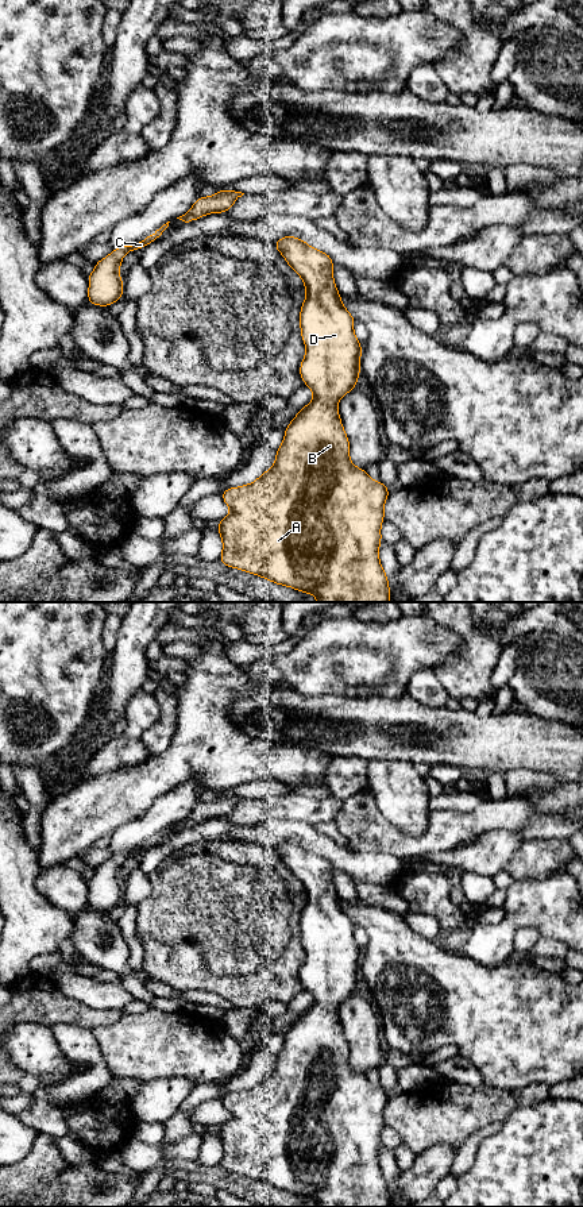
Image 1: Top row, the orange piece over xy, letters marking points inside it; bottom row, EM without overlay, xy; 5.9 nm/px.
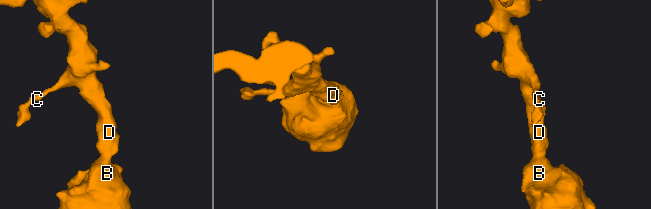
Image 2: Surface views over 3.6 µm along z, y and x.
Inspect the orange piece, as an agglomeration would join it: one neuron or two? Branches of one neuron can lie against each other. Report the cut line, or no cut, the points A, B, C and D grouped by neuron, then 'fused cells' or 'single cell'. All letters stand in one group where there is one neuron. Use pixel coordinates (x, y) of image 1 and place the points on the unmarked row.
cut none; groups A B C D; single cell

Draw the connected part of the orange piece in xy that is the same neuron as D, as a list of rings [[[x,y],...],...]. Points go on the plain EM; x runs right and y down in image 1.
[[[292,840],[281,842],[273,851],[301,882],[306,894],[300,917],[301,942],[306,953],[300,980],[304,990],[312,994],[314,1003],[286,1031],[274,1071],[250,1090],[229,1092],[221,1098],[231,1118],[217,1126],[223,1145],[220,1166],[277,1189],[313,1199],[317,1207],[389,1207],[389,1185],[379,1165],[381,1130],[385,1125],[383,1112],[390,1099],[389,1092],[352,1069],[350,1045],[337,1015],[337,1007],[356,992],[360,980],[363,950],[354,938],[355,923],[341,907],[333,884],[333,865],[327,857]]]

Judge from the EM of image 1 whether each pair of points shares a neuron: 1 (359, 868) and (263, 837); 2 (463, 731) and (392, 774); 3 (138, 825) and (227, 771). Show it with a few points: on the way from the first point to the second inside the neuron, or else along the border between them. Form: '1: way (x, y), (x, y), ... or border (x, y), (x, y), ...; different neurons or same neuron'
1: way (335, 853), (305, 833), (288, 833); same neuron
2: border (378, 758), (406, 759), (413, 764); different neurons
3: border (204, 787), (195, 781), (186, 781), (170, 791); different neurons

